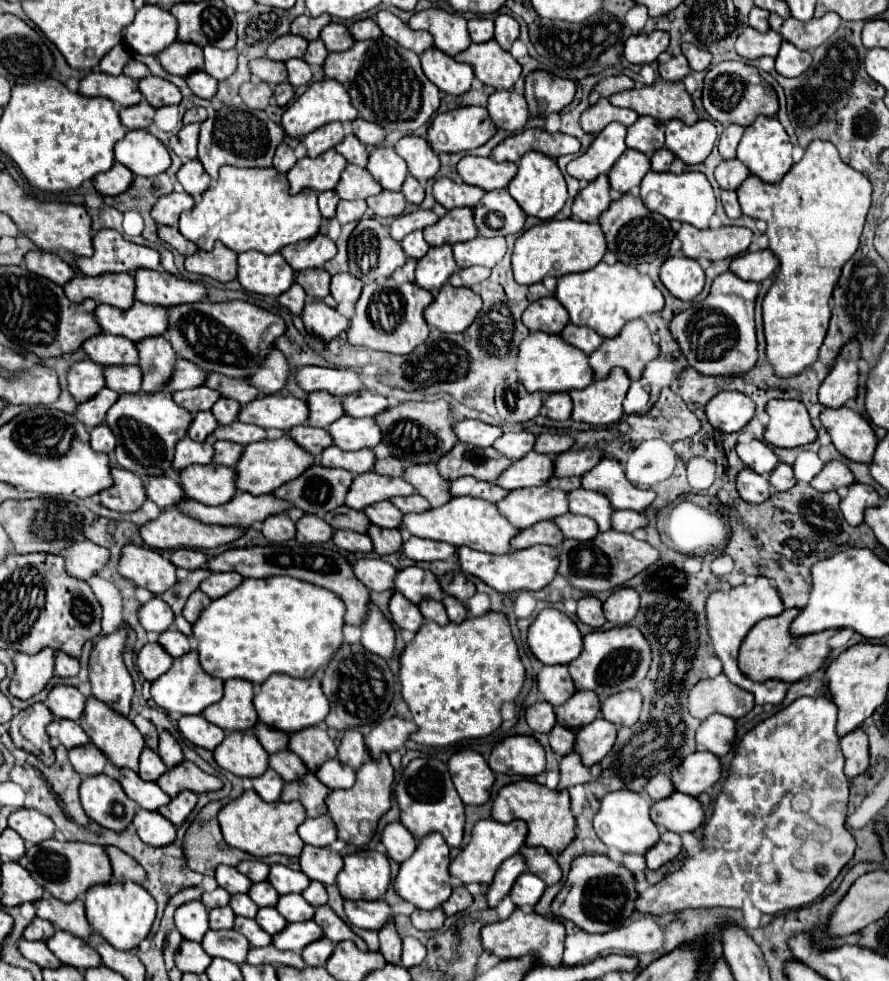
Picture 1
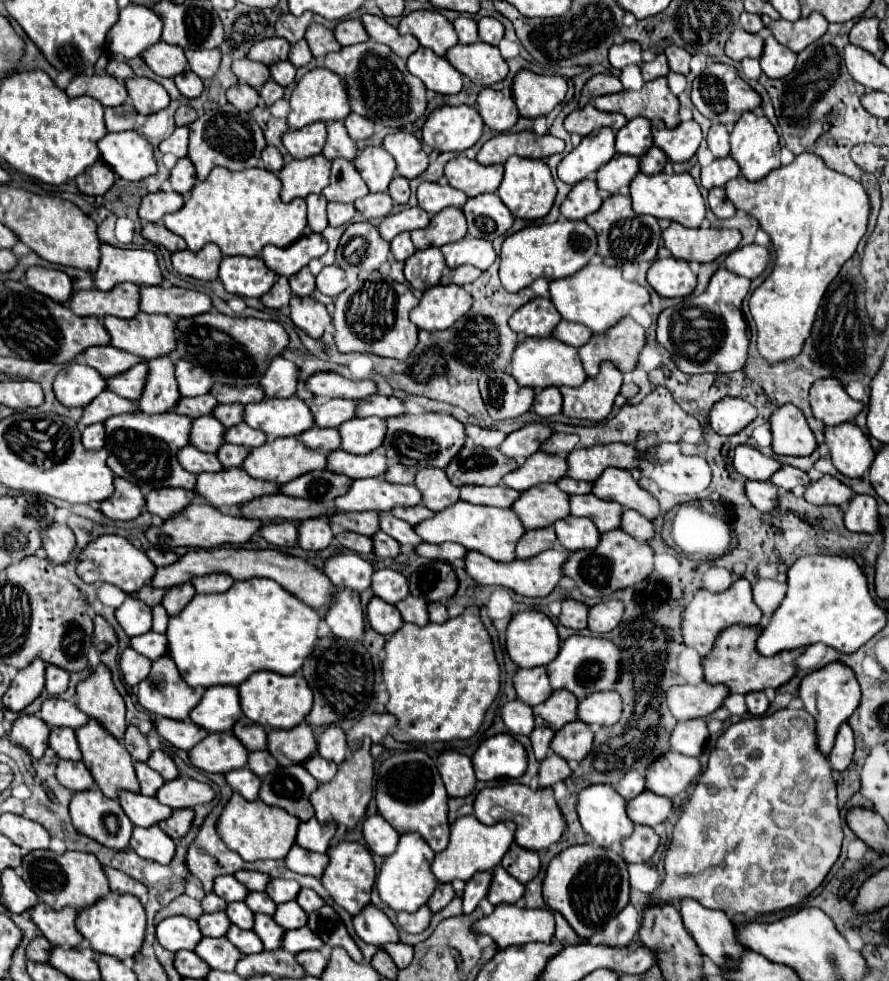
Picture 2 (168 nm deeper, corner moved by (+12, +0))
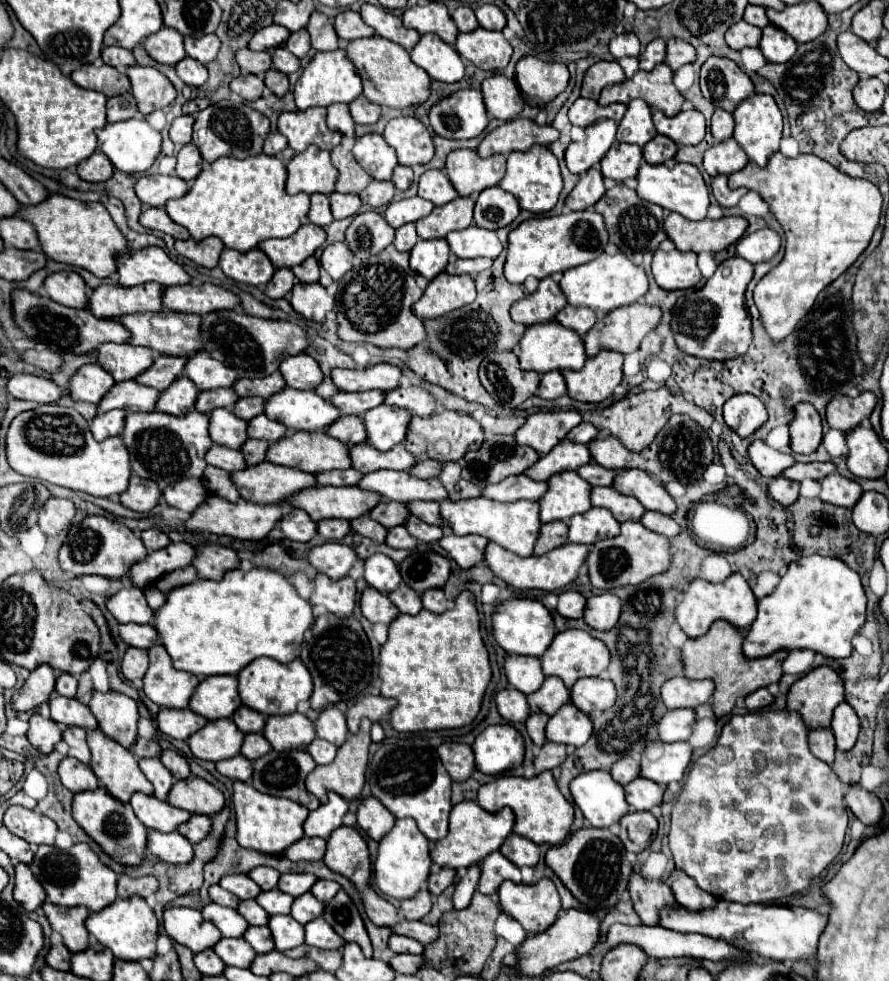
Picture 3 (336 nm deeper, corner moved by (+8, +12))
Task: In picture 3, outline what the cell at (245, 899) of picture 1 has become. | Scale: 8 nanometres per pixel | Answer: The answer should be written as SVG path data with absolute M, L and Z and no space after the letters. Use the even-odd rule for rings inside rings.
M255 899L239 901L237 911L239 911L247 921L249 921L249 925L267 925L269 913L265 913L265 909L261 909L261 907L257 905Z

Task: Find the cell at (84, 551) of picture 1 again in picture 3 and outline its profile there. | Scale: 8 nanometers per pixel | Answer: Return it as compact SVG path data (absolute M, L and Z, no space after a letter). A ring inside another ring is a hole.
M51 497L41 513L39 513L39 527L47 537L57 537L61 531L69 529L75 517L75 507L73 501L69 499L59 499Z

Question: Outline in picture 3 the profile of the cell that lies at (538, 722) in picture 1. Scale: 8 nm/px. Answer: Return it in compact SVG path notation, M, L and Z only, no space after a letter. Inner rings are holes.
M503 689L497 693L495 697L497 701L497 709L499 713L509 721L509 723L517 723L517 721L525 721L531 711L527 705L527 695L519 693L517 689Z

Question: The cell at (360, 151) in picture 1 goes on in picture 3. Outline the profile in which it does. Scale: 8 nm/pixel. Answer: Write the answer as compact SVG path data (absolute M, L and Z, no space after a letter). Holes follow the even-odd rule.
M335 103L327 107L327 127L331 131L341 133L343 137L355 139L355 123L349 115L349 107L343 103Z

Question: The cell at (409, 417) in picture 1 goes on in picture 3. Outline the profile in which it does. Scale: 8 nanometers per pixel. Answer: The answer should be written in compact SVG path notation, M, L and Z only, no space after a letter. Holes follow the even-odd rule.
M443 411L443 413L433 413L429 417L413 415L403 445L417 459L429 457L439 463L445 463L445 461L459 461L469 449L477 449L477 445L481 445L483 439L485 439L483 429L471 415L459 411Z

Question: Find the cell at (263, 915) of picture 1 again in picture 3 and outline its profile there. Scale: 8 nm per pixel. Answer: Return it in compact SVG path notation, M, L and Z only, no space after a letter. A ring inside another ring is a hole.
M271 915L269 929L277 951L287 951L303 943L303 925L293 921L291 915Z

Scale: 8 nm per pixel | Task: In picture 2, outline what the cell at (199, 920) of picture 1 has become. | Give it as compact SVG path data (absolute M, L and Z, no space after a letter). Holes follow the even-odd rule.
M175 915L175 917L167 917L157 925L157 941L167 949L167 951L193 951L197 947L197 943L203 939L197 921L183 917L183 915Z

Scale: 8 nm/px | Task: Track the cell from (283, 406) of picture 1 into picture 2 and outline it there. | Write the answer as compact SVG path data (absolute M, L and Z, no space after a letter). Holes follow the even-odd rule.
M299 397L289 399L263 399L245 405L245 423L261 429L269 439L299 437L313 427L313 415Z

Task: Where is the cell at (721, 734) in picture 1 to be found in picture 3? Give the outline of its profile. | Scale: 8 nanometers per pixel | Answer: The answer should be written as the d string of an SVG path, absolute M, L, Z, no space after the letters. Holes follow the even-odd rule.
M673 709L663 715L659 721L659 737L665 743L689 741L693 733L693 725L697 723L693 709Z

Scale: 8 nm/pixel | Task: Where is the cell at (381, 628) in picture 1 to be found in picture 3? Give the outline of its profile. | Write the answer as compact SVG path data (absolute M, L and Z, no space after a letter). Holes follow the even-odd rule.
M319 573L315 577L315 593L309 599L311 605L323 605L329 613L337 617L353 617L353 609L357 603L357 587L351 577L343 577L339 581L329 579Z

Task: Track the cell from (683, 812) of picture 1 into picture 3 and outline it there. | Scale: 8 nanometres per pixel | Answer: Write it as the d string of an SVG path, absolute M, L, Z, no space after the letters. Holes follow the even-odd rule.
M637 777L633 783L625 785L625 797L633 811L649 811L663 803L663 787L645 777Z

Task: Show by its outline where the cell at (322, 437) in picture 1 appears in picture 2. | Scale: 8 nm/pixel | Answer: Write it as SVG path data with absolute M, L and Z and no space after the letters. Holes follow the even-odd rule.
M313 427L309 431L305 431L301 437L299 437L309 449L313 451L319 451L319 453L333 453L335 449L341 447L341 435L339 435L339 429L321 429L321 427Z

